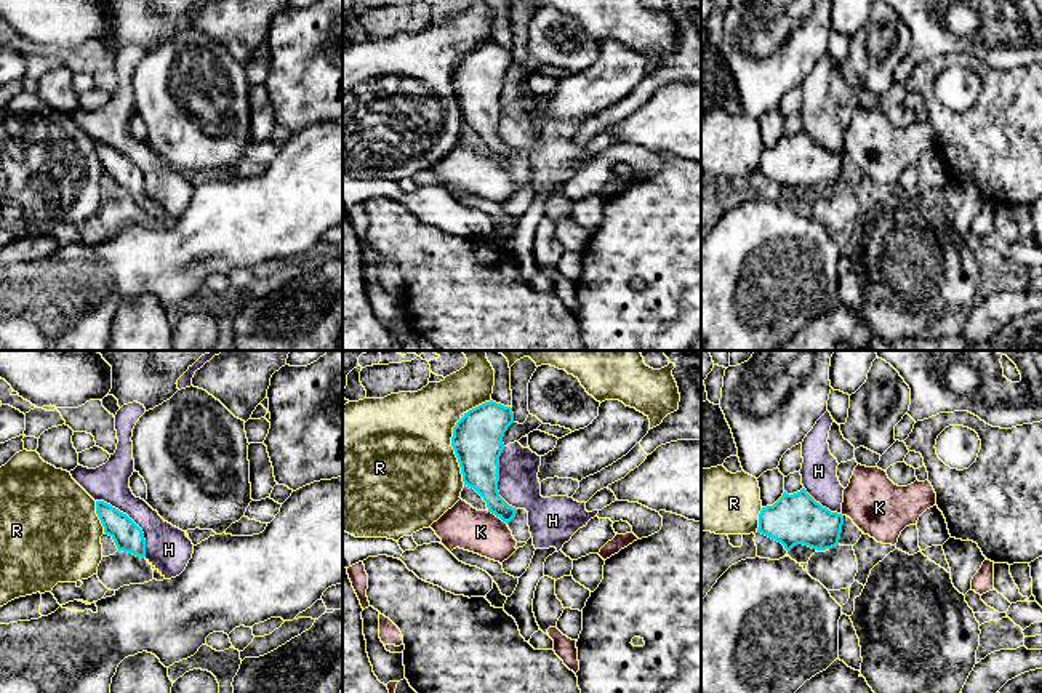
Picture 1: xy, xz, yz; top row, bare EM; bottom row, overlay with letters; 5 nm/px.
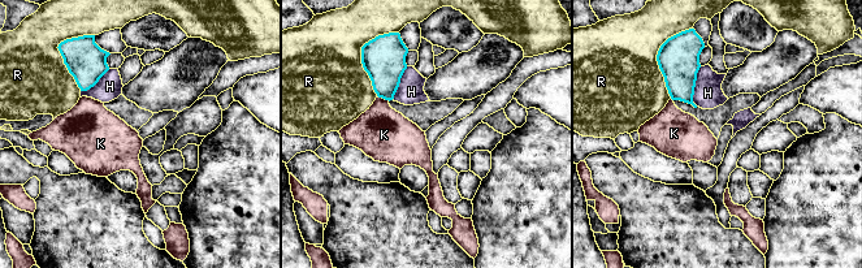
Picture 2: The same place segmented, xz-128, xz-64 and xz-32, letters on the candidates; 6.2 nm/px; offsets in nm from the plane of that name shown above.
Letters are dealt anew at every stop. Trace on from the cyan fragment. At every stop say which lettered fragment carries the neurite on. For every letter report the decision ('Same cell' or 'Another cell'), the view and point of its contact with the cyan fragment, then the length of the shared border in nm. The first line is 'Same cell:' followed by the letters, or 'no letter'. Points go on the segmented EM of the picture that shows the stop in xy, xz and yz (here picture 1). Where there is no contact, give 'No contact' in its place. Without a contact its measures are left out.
Same cell: no letter
H: Another cell. Touches cyan at xy (133, 522). Shared border 380 nm
K: Another cell. Touches cyan at xz (496, 516). Shared border 120 nm
R: Another cell. Touches cyan at xz (455, 452). Shared border 340 nm

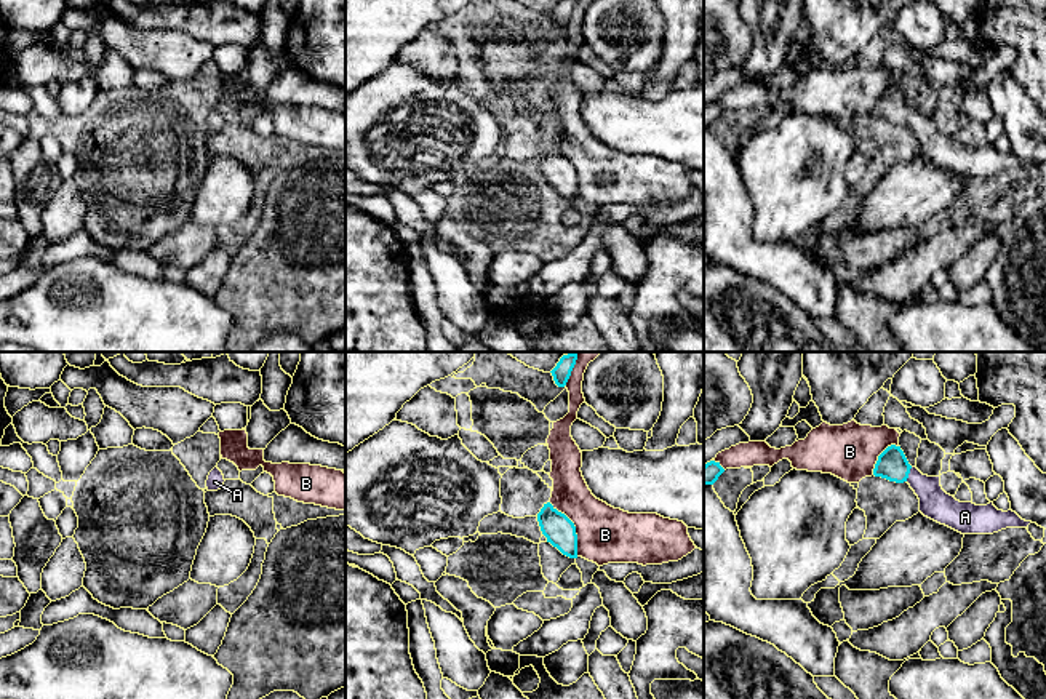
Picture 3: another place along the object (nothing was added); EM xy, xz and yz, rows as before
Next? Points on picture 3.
Same cell: A
A: Same cell. Touches cyan at yz (909, 472). Shared border 80 nm
B: Another cell. Touches cyan at xz (574, 528). Shared border 300 nm

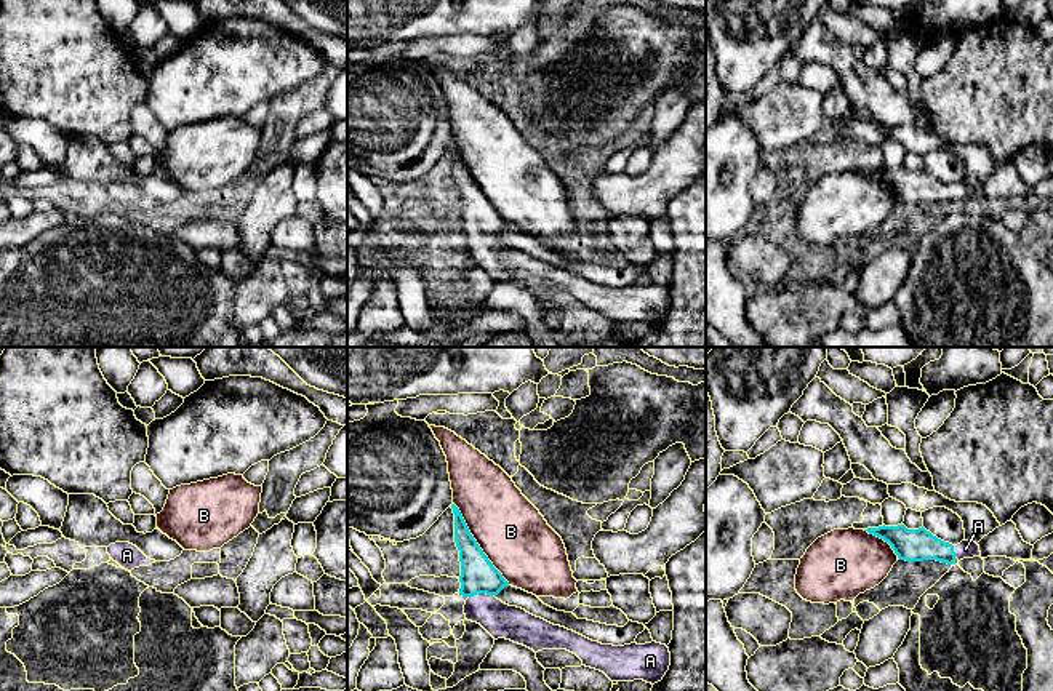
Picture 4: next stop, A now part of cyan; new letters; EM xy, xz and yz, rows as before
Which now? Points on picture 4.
Same cell: A
A: Same cell. Touches cyan at xz (482, 592). Shared border 140 nm
B: Another cell. Touches cyan at xz (477, 544). Shared border 500 nm

